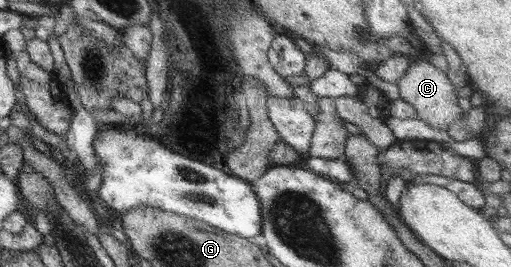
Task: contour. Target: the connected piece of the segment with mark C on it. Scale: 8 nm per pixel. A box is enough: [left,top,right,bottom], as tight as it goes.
[396,60,462,131]

